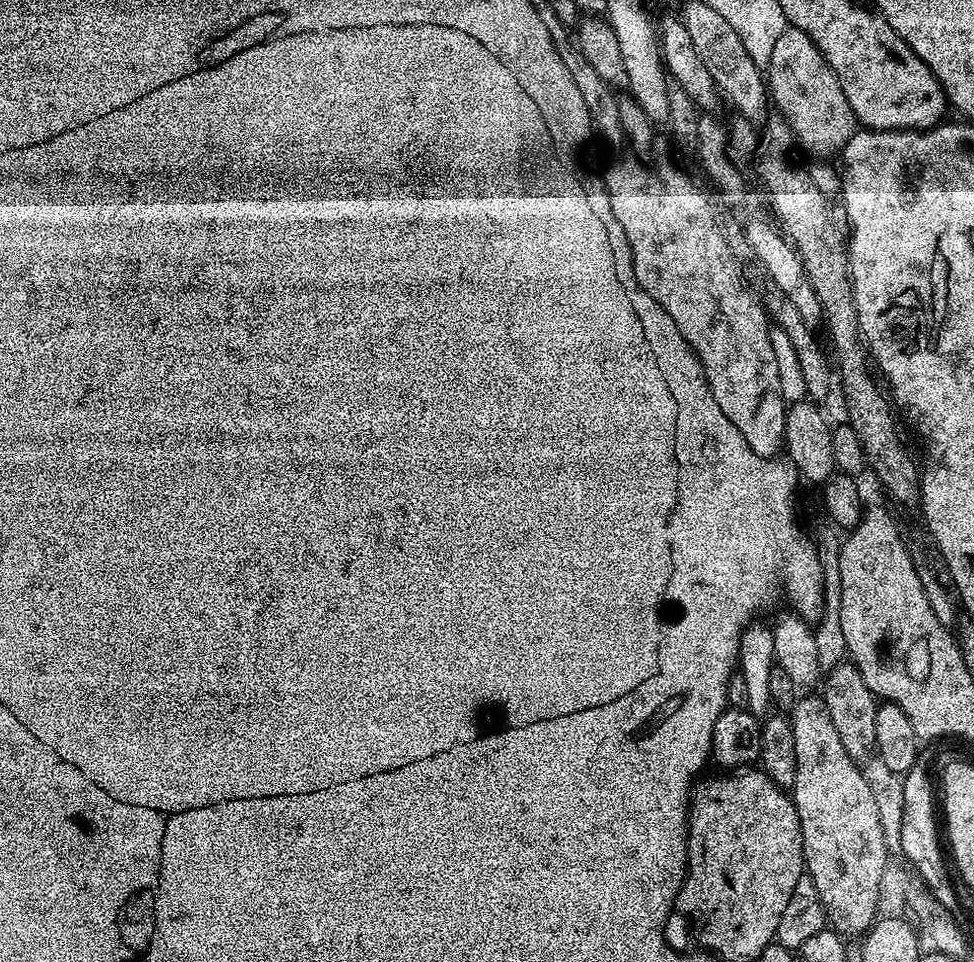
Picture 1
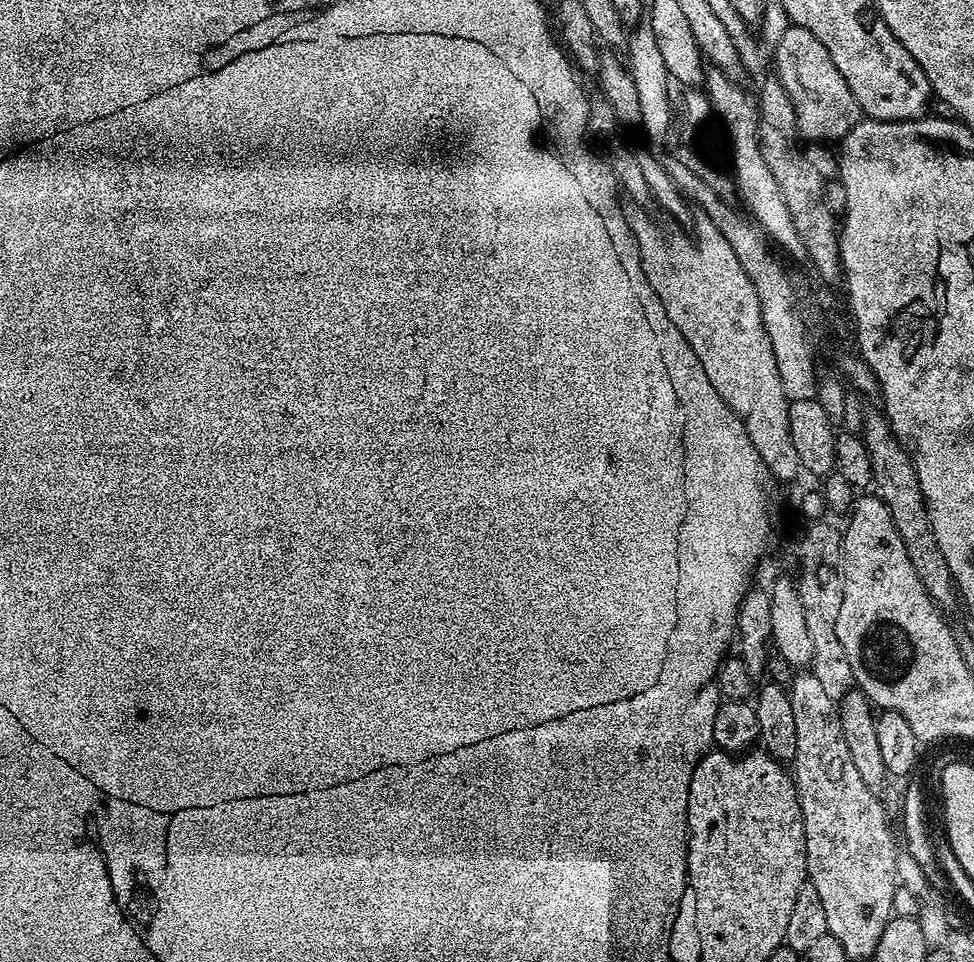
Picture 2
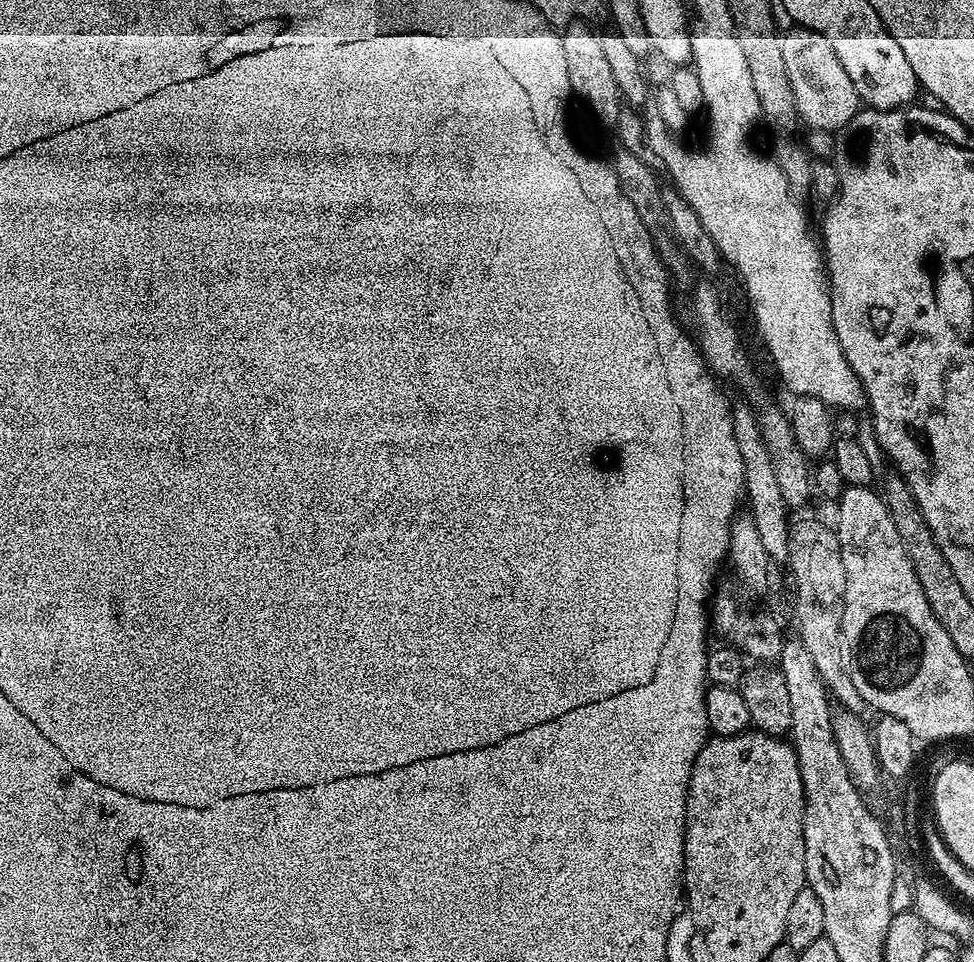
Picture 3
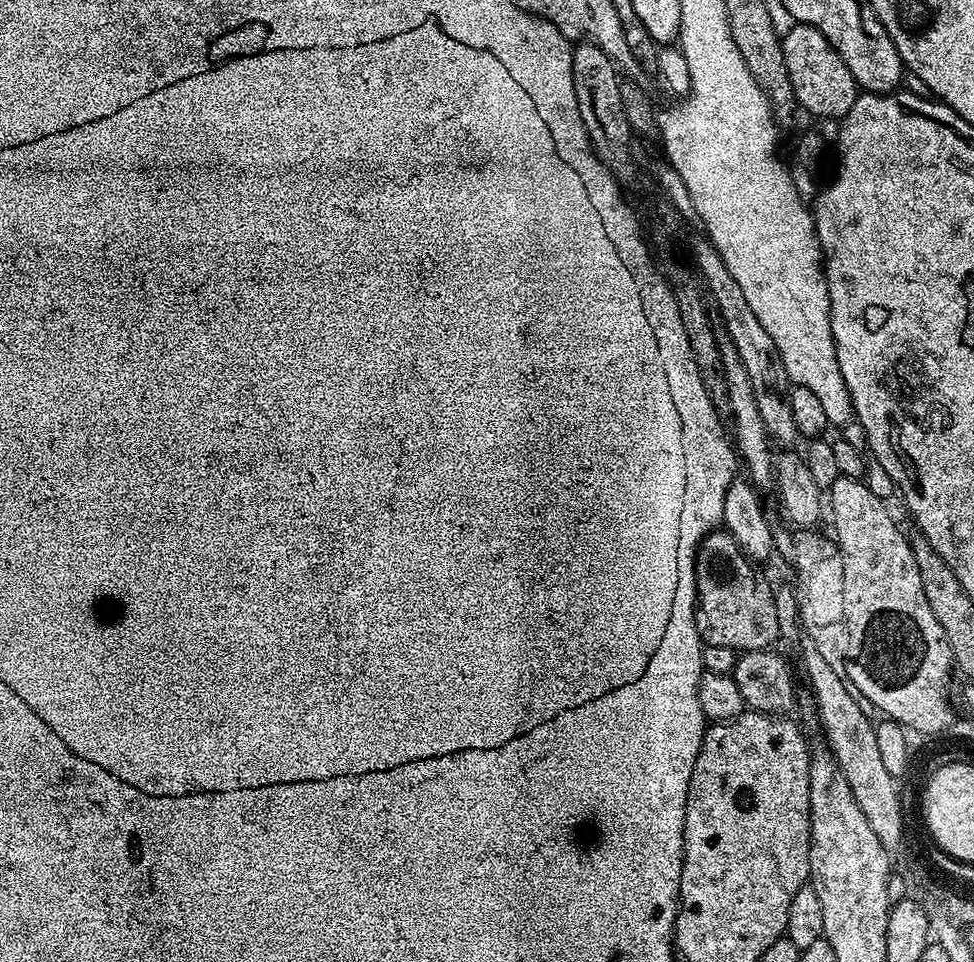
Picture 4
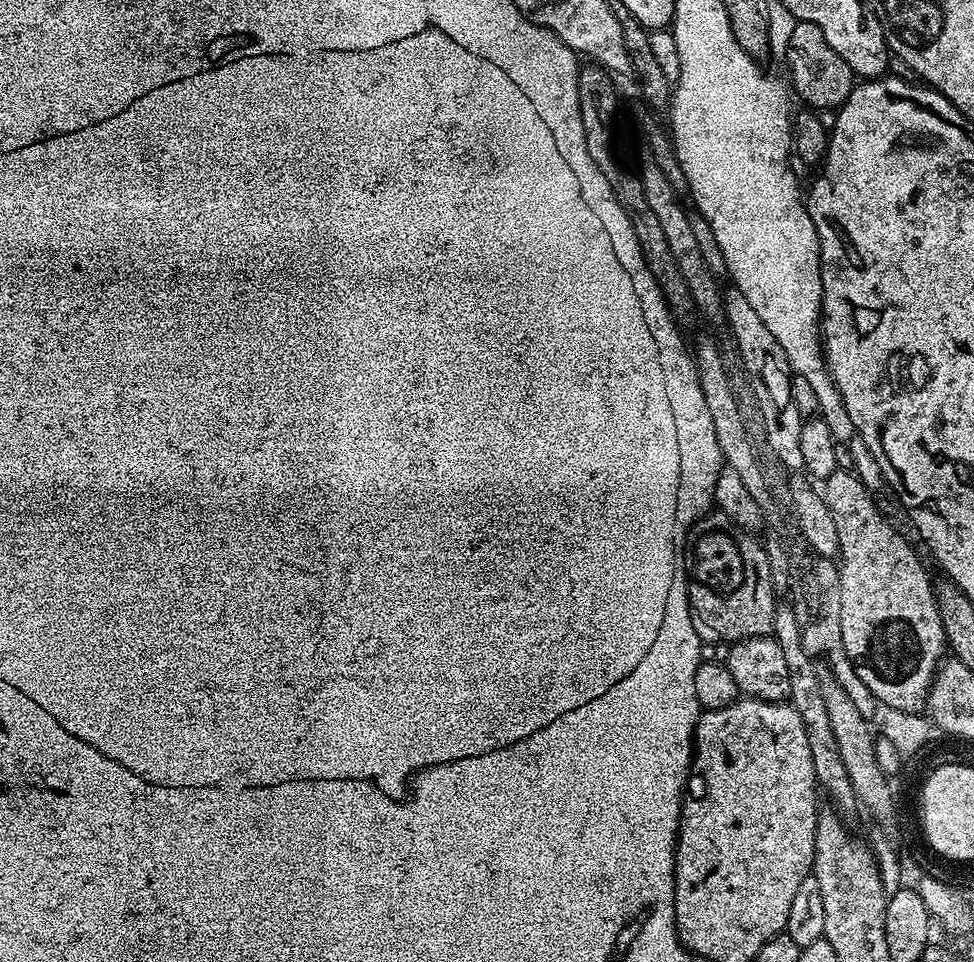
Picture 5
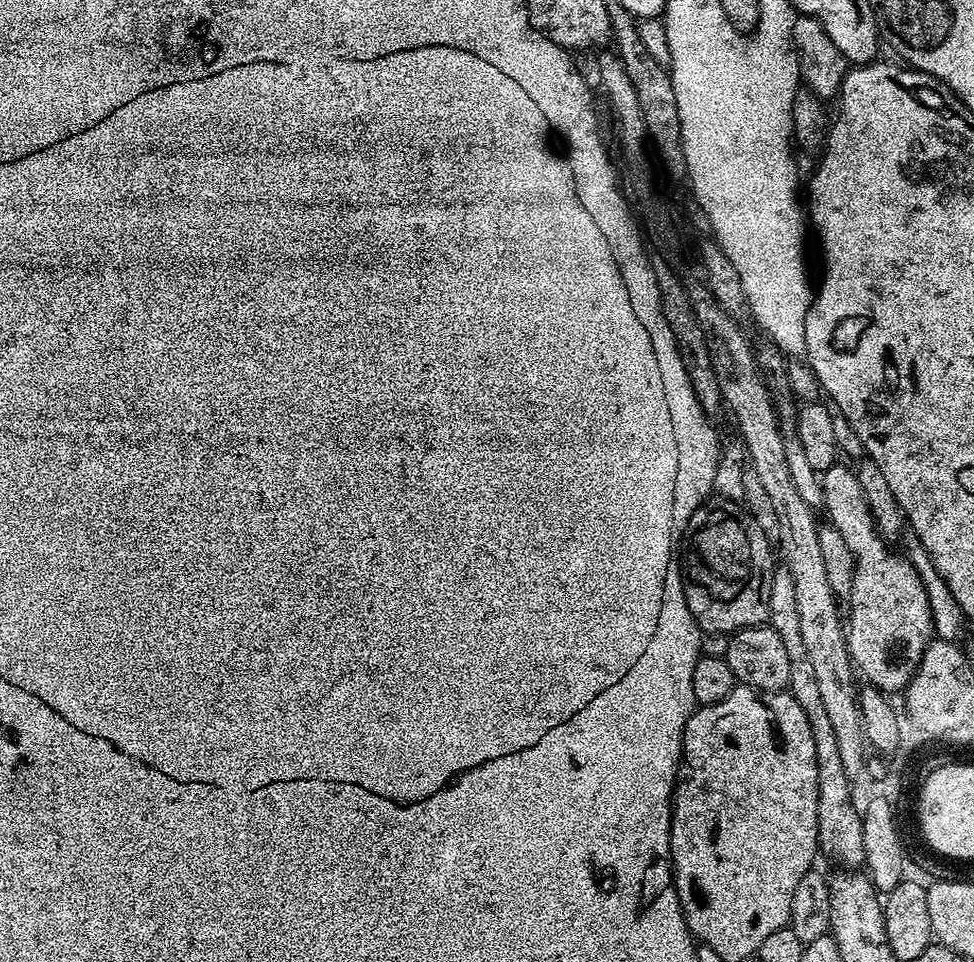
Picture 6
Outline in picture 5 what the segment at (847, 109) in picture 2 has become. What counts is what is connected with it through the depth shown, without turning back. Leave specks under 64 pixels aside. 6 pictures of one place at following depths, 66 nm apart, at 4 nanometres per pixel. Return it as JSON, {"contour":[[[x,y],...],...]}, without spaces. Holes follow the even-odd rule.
{"contour":[[[805,20],[796,22],[794,34],[790,34],[790,42],[786,46],[787,52],[788,68],[792,71],[791,87],[795,95],[797,92],[808,103],[805,105],[816,110],[820,108],[839,109],[840,105],[846,102],[846,98],[850,98],[854,87],[854,73],[842,58],[842,54],[838,54],[838,50],[834,50],[834,46],[826,42],[826,34],[822,34],[822,30],[814,26],[814,22]]]}

